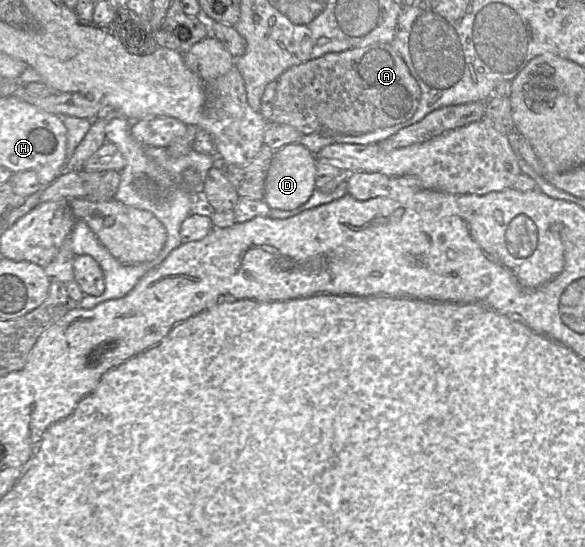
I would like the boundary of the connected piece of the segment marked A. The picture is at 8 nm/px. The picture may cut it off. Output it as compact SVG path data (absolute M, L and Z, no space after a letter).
M385 43L325 54L288 68L276 81L276 97L268 122L290 125L302 134L336 131L345 135L360 135L391 127L412 118L421 96L421 89L403 58Z

